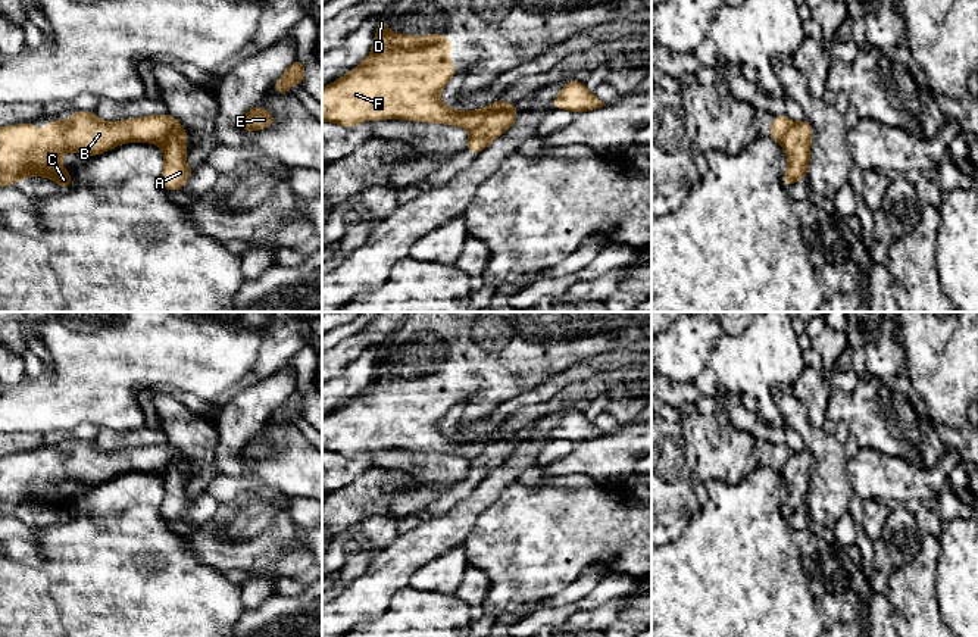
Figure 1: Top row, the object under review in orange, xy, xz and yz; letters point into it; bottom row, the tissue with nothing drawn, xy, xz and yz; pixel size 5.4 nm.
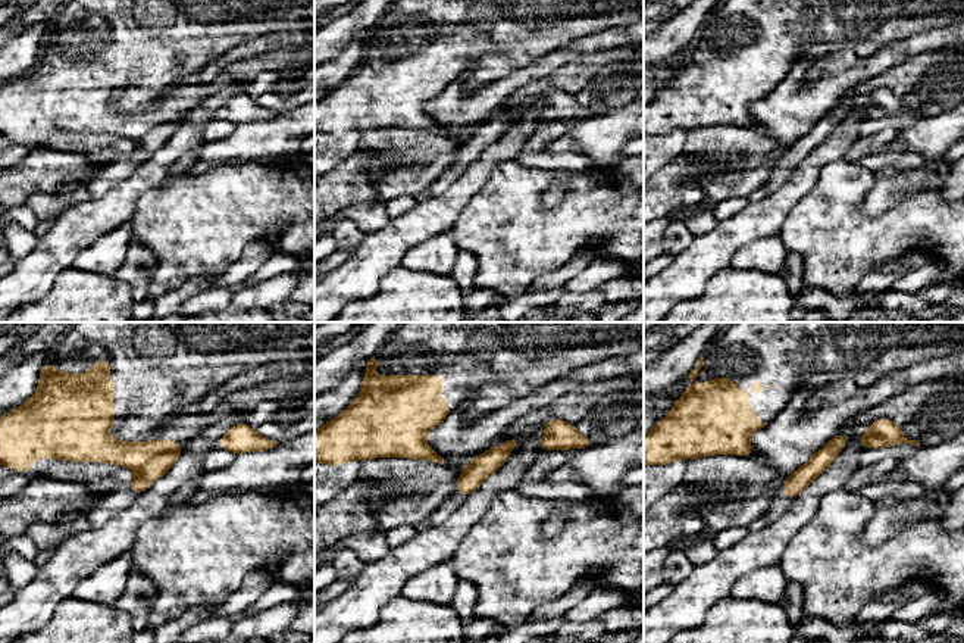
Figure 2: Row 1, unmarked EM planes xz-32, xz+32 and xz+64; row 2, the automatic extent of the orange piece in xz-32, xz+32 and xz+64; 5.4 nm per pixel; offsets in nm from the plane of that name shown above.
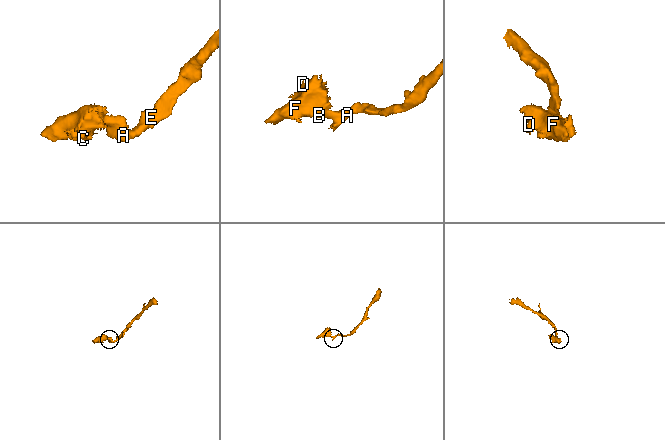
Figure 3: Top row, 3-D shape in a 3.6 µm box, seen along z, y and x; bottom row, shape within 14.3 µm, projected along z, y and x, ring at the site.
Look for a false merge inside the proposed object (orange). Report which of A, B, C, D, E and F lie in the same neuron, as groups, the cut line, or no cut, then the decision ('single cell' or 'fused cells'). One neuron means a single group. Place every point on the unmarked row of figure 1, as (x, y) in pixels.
A E / B C D F | xz (515, 437), (490, 442), (471, 461) | fused cells

